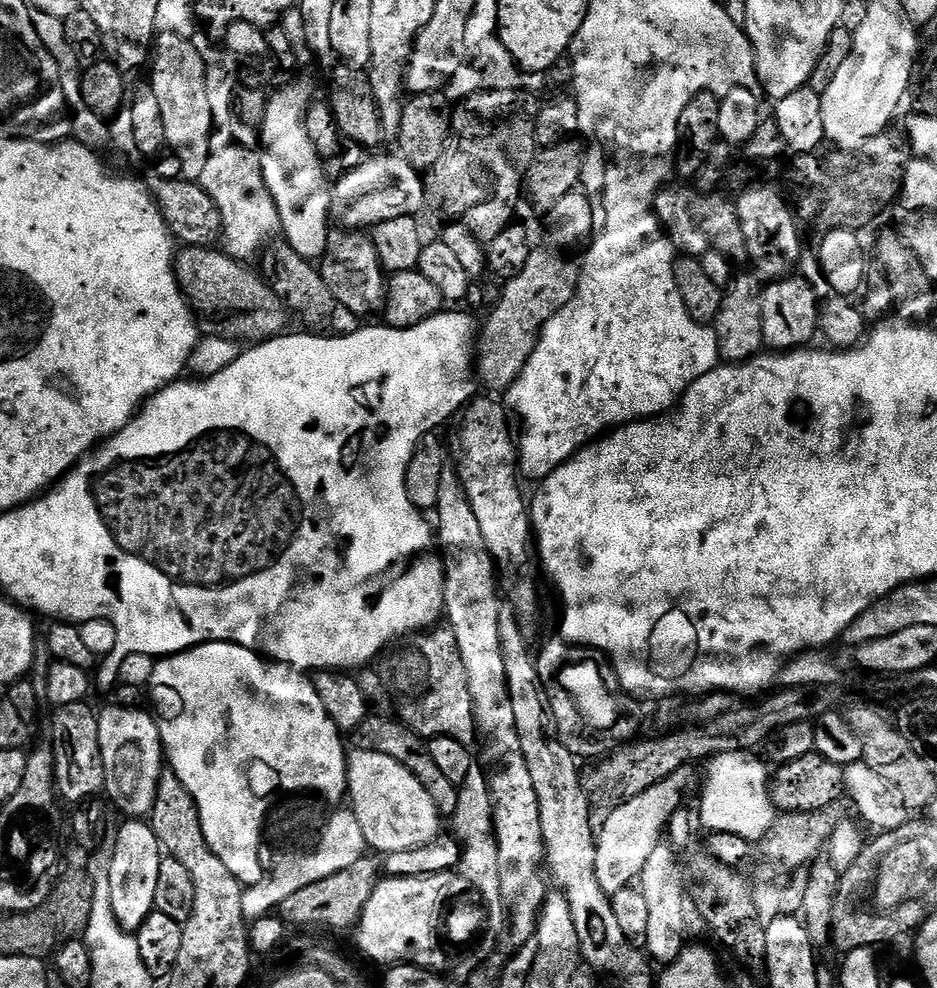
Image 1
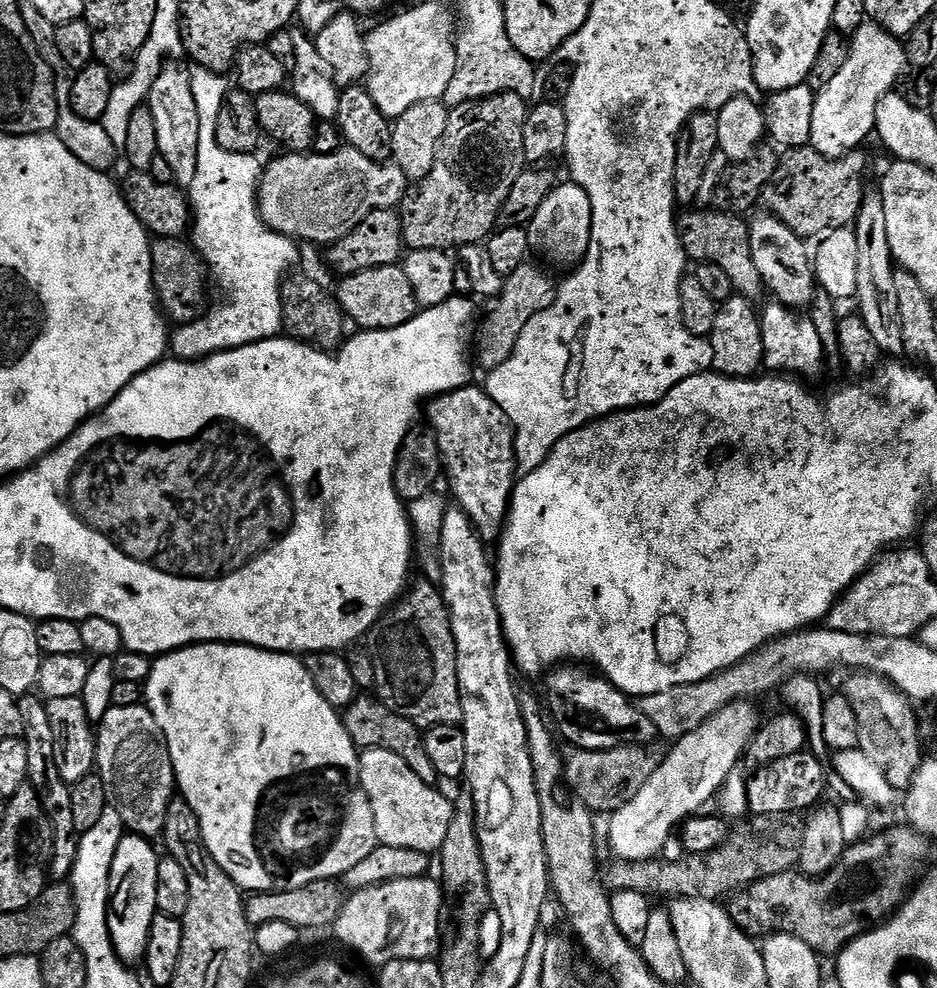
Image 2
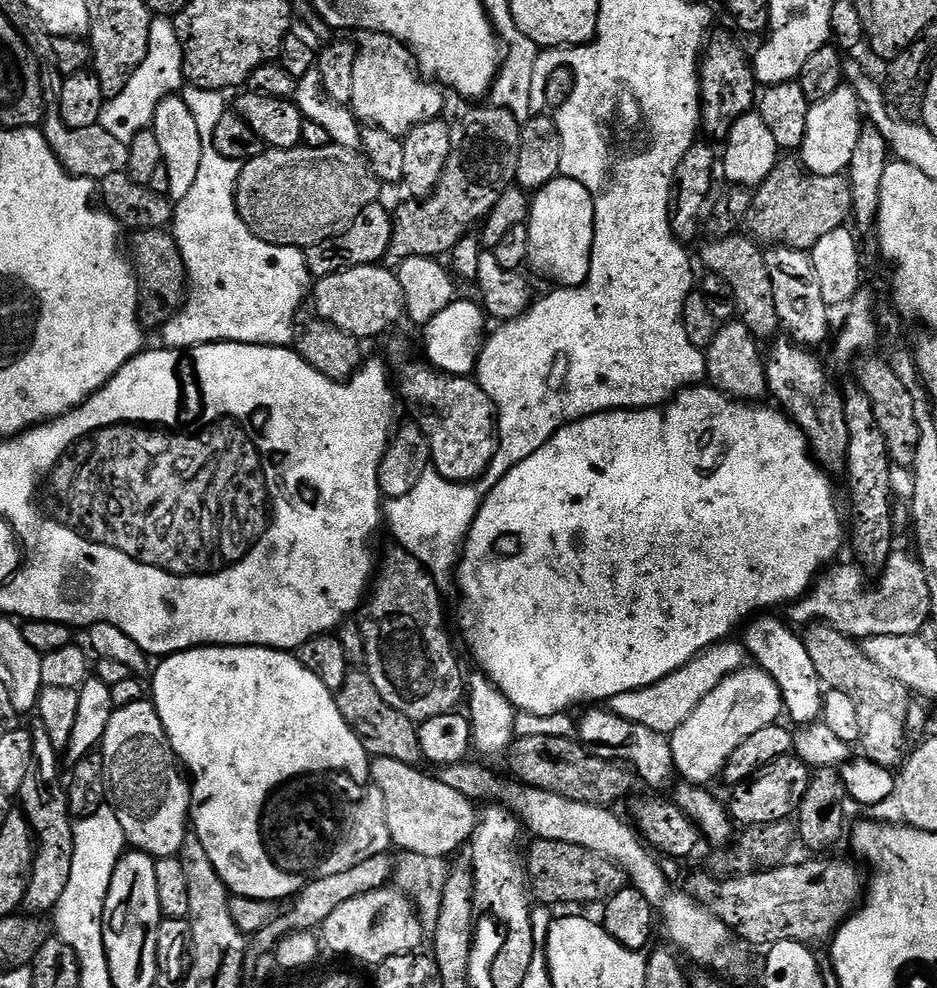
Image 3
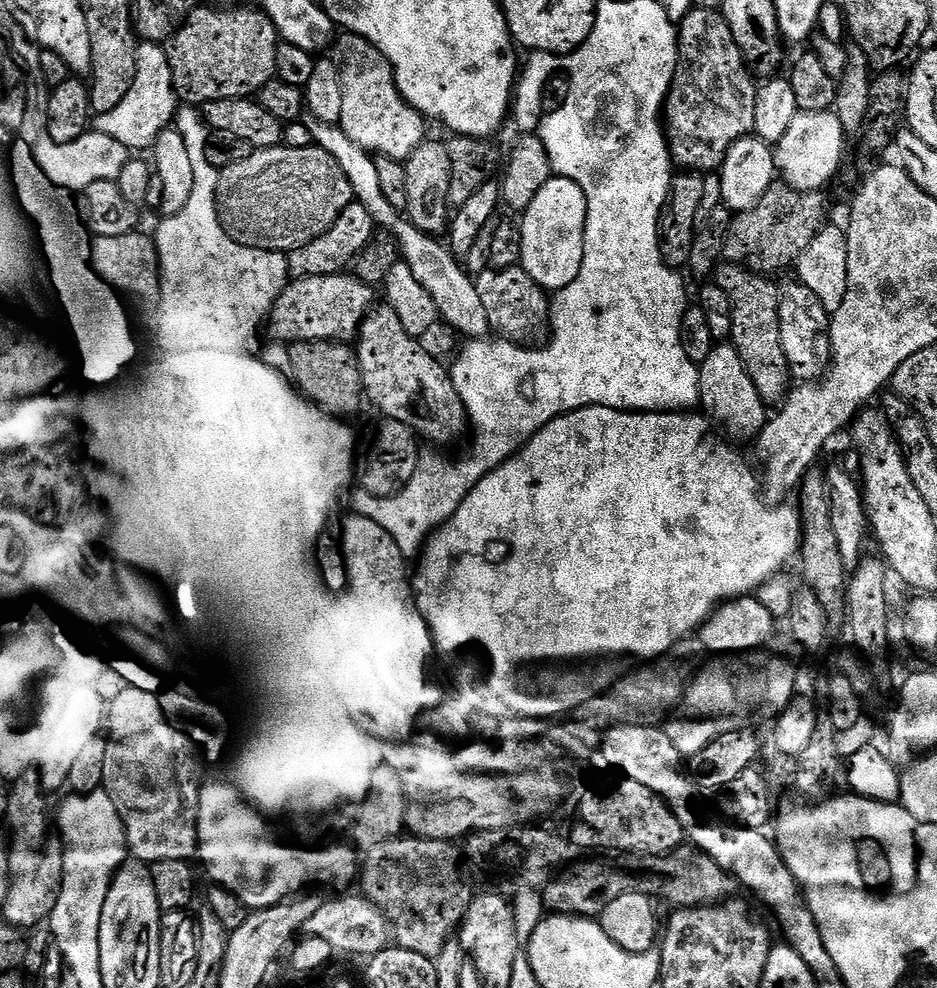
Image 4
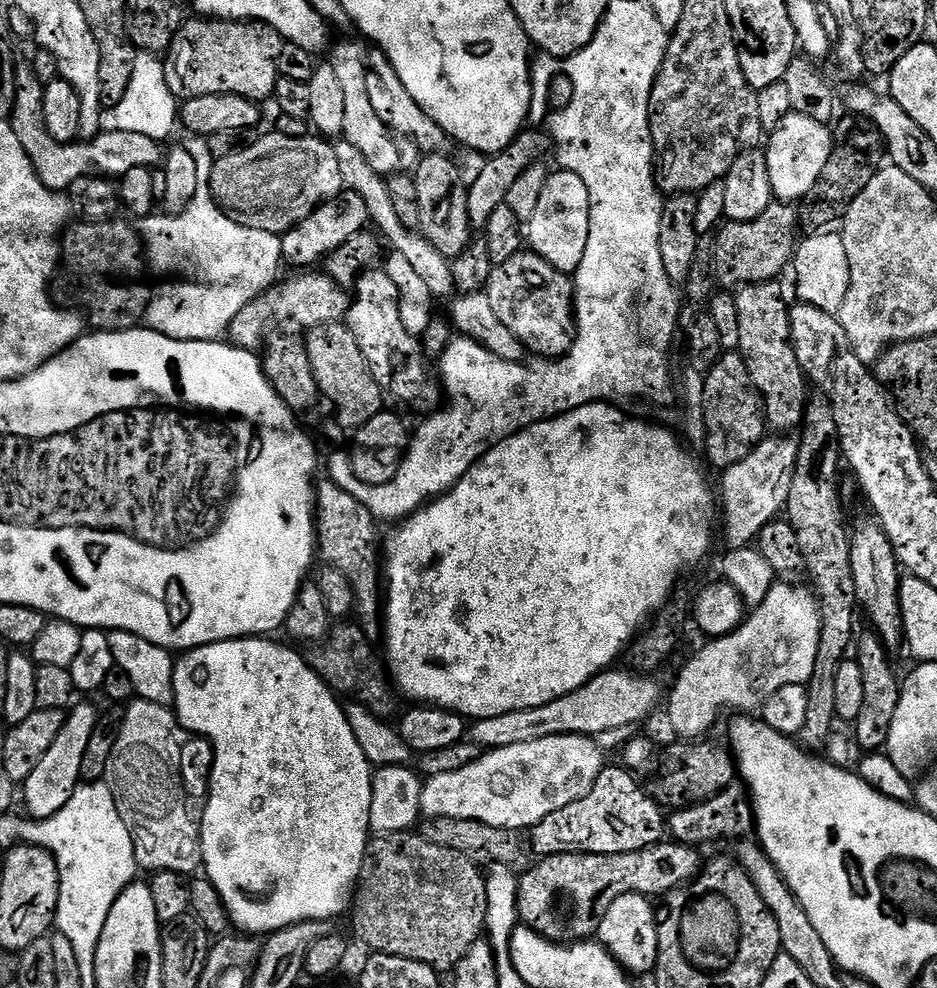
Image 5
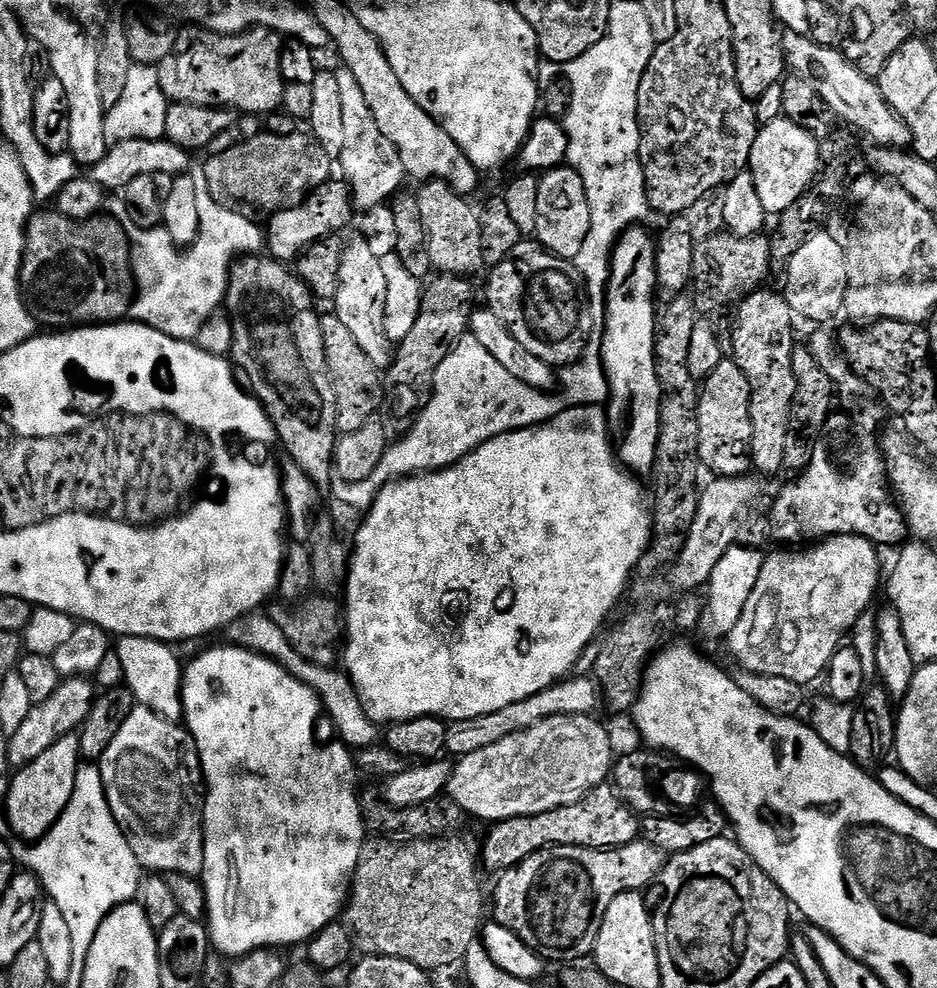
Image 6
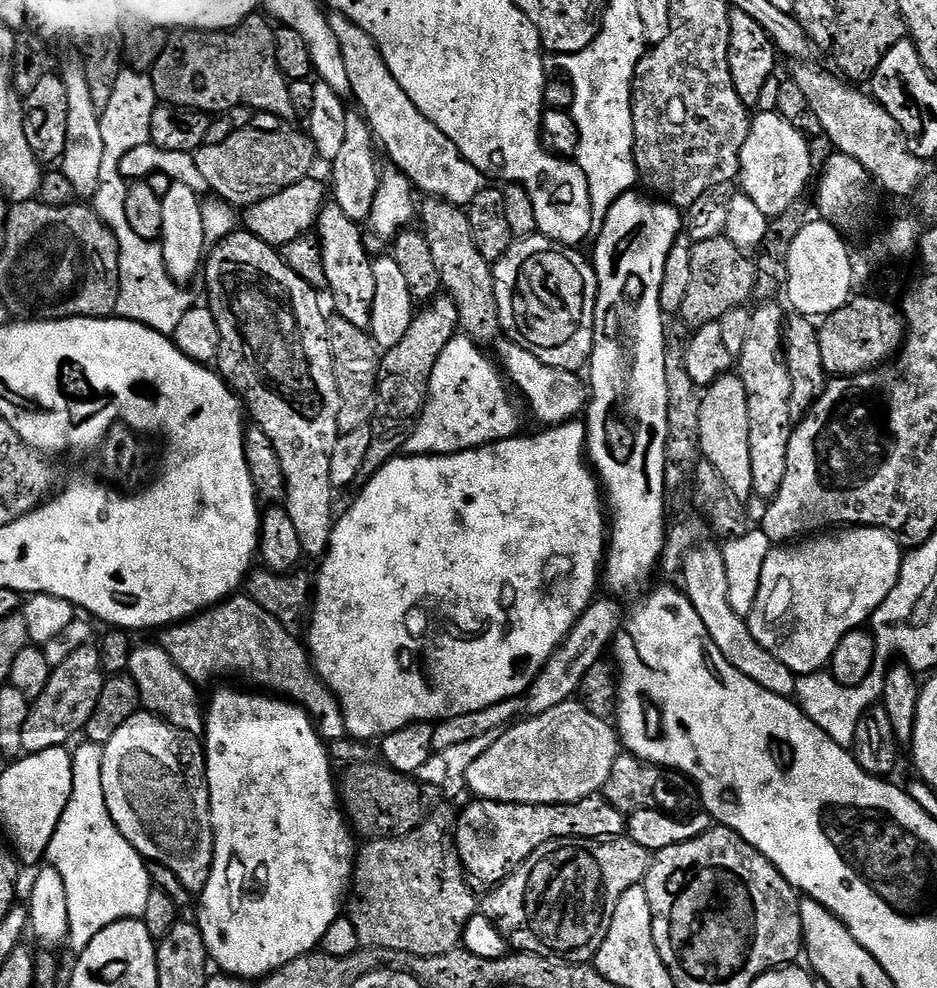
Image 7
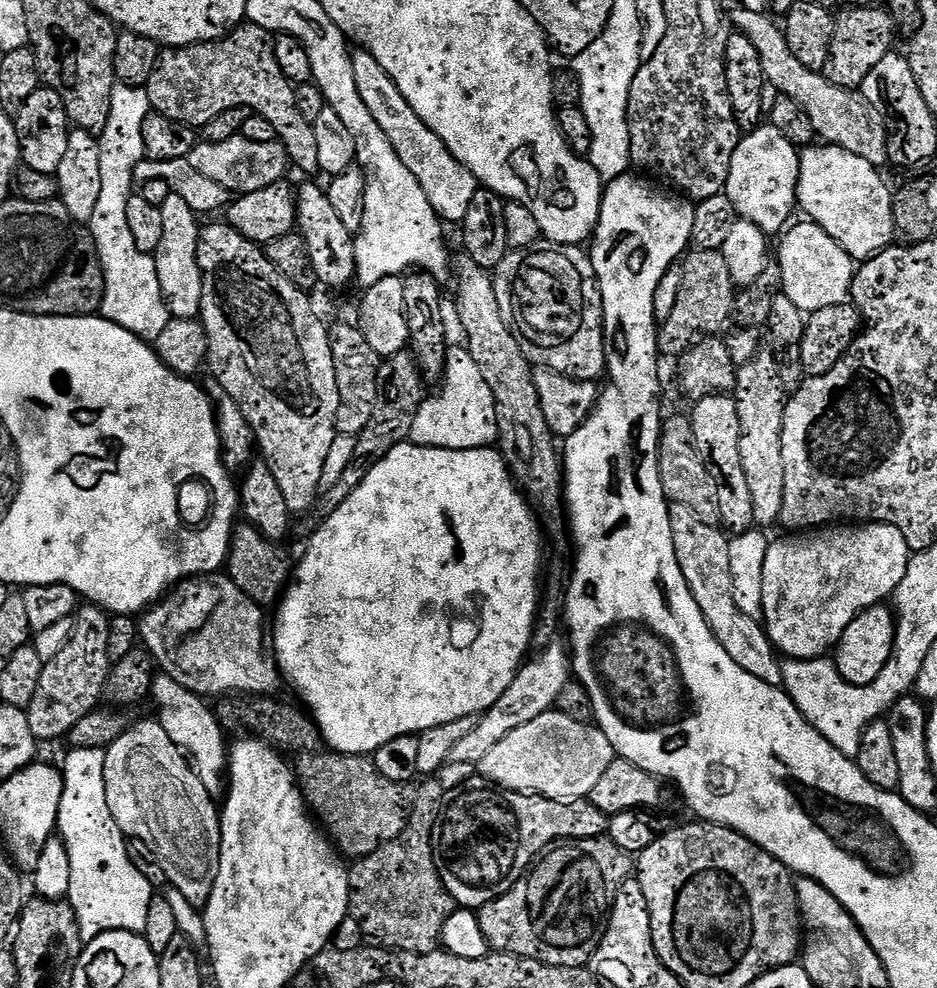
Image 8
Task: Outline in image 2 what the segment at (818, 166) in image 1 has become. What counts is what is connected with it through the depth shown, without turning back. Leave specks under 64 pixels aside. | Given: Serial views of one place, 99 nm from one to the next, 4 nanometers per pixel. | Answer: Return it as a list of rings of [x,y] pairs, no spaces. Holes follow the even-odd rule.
[[[811,146],[785,151],[784,156],[779,157],[774,178],[764,187],[762,200],[765,205],[768,203],[767,211],[777,216],[794,234],[803,238],[820,238],[831,229],[855,225],[856,215],[862,206],[866,191],[864,171],[868,168],[868,160],[862,153],[863,151],[857,150],[846,153],[843,158],[833,158],[818,154]]]

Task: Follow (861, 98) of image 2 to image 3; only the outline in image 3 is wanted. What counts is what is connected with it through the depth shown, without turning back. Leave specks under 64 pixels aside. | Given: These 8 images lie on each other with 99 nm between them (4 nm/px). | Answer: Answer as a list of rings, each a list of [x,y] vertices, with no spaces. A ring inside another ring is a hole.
[[[842,86],[822,102],[812,104],[806,118],[806,134],[798,149],[803,167],[819,176],[838,176],[847,169],[854,158],[854,146],[862,123],[862,105],[855,88]]]

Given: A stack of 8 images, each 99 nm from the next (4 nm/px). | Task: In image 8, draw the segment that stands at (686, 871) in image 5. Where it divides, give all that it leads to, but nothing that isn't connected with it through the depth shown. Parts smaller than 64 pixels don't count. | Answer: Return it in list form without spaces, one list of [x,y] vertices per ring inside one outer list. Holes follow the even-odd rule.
[[[607,838],[566,840],[549,847],[540,853],[532,867],[509,892],[478,909],[482,934],[489,949],[534,958],[550,966],[585,967],[602,942],[608,918],[612,915],[614,898],[624,881],[629,879],[633,868],[633,857]]]

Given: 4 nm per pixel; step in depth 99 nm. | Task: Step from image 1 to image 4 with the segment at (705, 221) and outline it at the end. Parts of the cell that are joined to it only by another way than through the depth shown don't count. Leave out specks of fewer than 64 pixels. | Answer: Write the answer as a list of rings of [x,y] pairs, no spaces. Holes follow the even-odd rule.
[[[731,262],[721,263],[714,273],[714,282],[732,296],[731,343],[735,344],[743,358],[744,365],[754,378],[765,404],[780,406],[793,387],[794,377],[788,366],[786,350],[782,350],[780,290],[775,283],[772,285],[768,280],[771,279],[767,275]]]

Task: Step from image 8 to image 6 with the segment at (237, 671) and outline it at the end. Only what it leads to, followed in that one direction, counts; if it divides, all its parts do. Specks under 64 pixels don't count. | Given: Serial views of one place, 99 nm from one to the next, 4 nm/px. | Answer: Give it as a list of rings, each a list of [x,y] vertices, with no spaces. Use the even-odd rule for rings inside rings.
[[[259,611],[249,612],[247,616],[240,616],[234,623],[228,625],[226,635],[232,639],[229,641],[233,645],[248,648],[260,656],[268,656],[272,660],[277,660],[294,678],[298,678],[298,682],[310,686],[314,694],[320,698],[327,719],[329,716],[333,726],[340,731],[339,739],[347,744],[349,749],[359,750],[381,743],[381,725],[375,724],[366,714],[364,701],[356,693],[356,688],[352,685],[352,679],[348,677],[347,671],[336,666],[327,668],[318,666],[314,662],[306,662],[306,658],[302,658],[302,654],[298,654],[298,650],[294,650],[294,646],[286,642],[286,634],[278,630],[271,615],[260,615]]]

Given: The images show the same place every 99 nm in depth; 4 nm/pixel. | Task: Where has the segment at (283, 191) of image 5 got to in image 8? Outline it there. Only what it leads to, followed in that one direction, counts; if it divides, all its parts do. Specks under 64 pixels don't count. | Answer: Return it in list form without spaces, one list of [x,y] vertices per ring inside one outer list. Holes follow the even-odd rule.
[[[241,134],[234,138],[226,138],[226,142],[198,142],[188,155],[188,165],[205,178],[218,182],[230,194],[243,194],[254,190],[266,190],[266,186],[274,186],[285,179],[290,169],[288,151],[284,145],[272,140],[247,140]]]

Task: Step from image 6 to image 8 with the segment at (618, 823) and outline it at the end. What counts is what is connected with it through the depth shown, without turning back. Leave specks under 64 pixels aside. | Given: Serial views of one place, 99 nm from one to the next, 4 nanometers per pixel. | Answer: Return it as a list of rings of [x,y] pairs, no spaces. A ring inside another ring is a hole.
[[[479,774],[473,776],[473,780],[466,781],[453,796],[451,793],[432,839],[442,886],[446,886],[461,909],[478,910],[509,892],[549,846],[566,840],[598,840],[608,831],[610,817],[602,814],[602,810],[586,798],[571,802],[548,800],[544,796],[530,796],[499,788]]]

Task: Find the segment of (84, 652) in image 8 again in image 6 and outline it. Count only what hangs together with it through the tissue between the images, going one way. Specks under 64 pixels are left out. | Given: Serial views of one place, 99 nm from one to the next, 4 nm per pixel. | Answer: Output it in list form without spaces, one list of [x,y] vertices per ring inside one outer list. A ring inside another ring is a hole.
[[[82,676],[61,679],[58,690],[54,690],[46,702],[33,704],[30,714],[26,714],[26,722],[22,722],[15,734],[8,737],[8,761],[13,769],[19,770],[35,762],[59,739],[75,733],[90,714],[97,695],[98,689],[91,679]]]

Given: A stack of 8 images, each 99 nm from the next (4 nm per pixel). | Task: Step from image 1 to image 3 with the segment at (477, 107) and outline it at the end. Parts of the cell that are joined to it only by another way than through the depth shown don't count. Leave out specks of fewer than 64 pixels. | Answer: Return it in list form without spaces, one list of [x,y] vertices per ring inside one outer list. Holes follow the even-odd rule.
[[[485,106],[466,113],[457,124],[451,125],[450,158],[436,189],[423,199],[408,198],[405,204],[394,208],[392,237],[383,258],[387,267],[399,269],[406,258],[415,256],[447,257],[463,236],[488,217],[490,210],[494,210],[494,202],[516,184],[522,127],[516,118],[516,112]]]

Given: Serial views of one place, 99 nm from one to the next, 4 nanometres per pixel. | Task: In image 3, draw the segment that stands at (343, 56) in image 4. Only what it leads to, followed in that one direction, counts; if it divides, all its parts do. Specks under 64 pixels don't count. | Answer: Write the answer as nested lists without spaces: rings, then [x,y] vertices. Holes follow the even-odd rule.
[[[361,31],[359,36],[350,109],[361,125],[381,128],[392,136],[403,138],[414,126],[435,120],[443,113],[440,111],[444,108],[445,93],[427,79],[416,80],[412,54],[403,42],[384,32]]]

